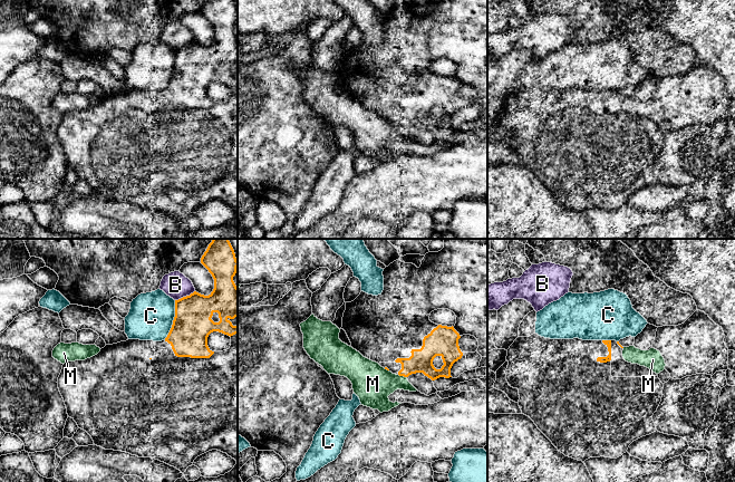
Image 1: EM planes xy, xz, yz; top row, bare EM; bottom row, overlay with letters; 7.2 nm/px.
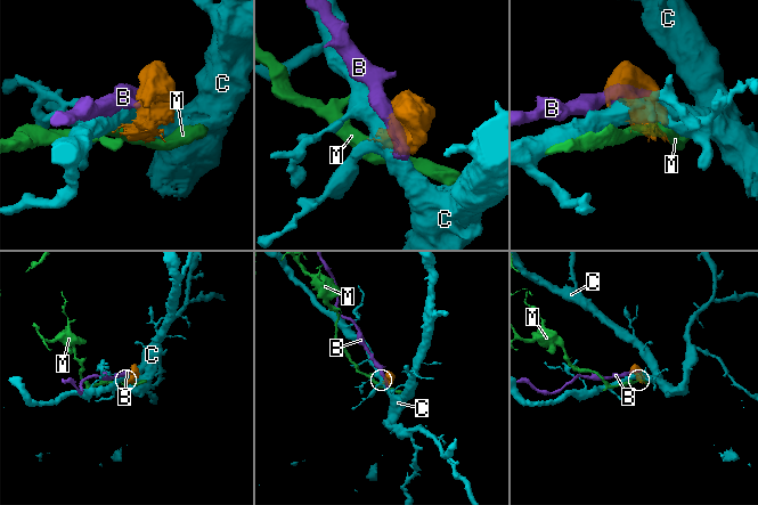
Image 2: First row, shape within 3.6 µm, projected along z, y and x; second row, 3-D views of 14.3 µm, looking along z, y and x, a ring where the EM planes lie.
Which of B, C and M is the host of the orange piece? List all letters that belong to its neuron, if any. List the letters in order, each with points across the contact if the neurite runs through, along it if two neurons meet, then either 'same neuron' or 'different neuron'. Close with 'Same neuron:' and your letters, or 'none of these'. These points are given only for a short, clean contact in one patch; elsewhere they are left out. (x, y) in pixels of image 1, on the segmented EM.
B: different neuron
C: different neuron
M: different neuron
Same neuron: none of these

